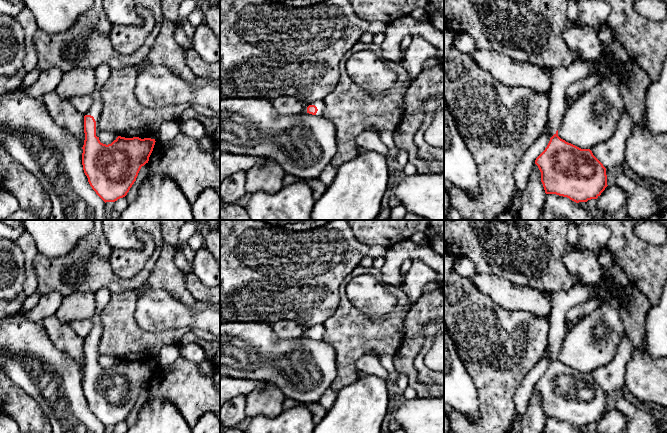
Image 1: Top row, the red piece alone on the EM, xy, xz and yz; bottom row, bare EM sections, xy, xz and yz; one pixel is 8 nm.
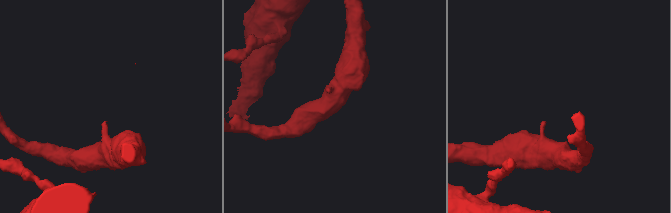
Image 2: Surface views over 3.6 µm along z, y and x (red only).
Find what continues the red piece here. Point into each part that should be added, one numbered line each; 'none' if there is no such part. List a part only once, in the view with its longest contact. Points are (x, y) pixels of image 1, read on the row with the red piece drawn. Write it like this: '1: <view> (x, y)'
1: xy (102, 72)

